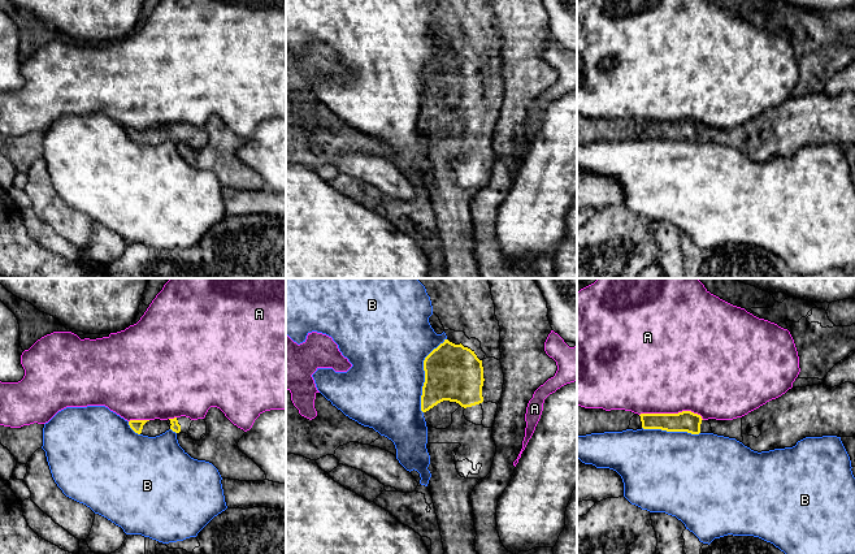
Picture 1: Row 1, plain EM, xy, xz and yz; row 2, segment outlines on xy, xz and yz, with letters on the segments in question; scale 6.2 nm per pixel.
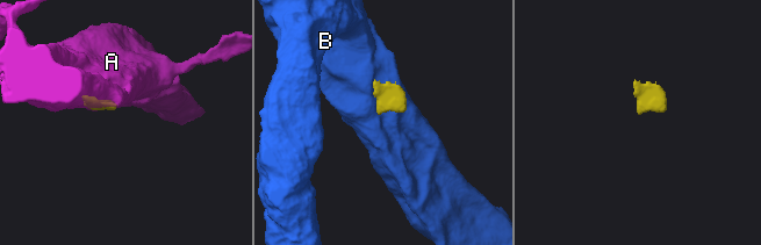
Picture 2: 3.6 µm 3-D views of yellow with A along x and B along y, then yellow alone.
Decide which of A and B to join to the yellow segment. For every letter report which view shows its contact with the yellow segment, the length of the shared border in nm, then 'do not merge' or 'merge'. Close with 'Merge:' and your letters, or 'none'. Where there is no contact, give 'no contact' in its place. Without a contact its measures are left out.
A: meets yellow in yz; contact 400 nm long; do not merge
B: meets yellow in xz; contact 480 nm long; do not merge
Merge: none

